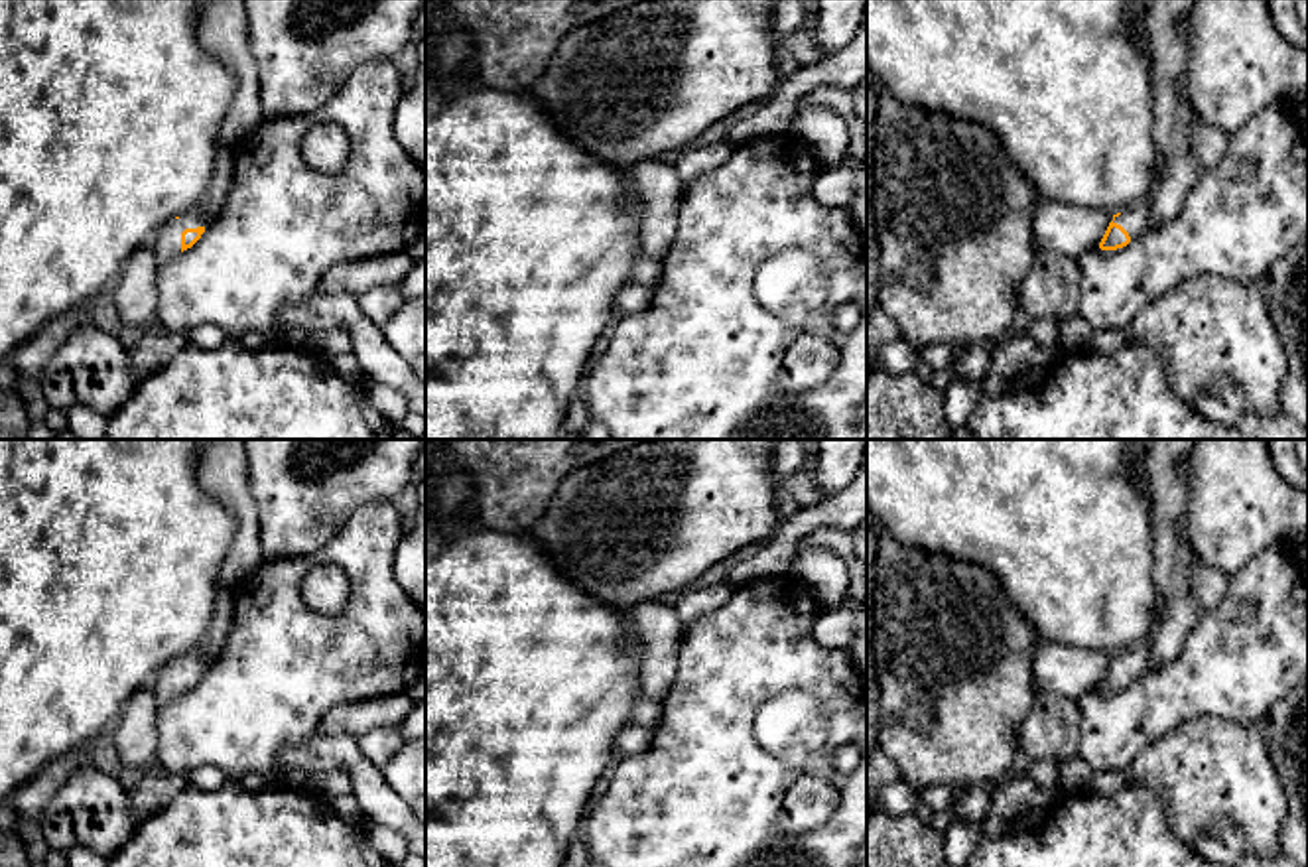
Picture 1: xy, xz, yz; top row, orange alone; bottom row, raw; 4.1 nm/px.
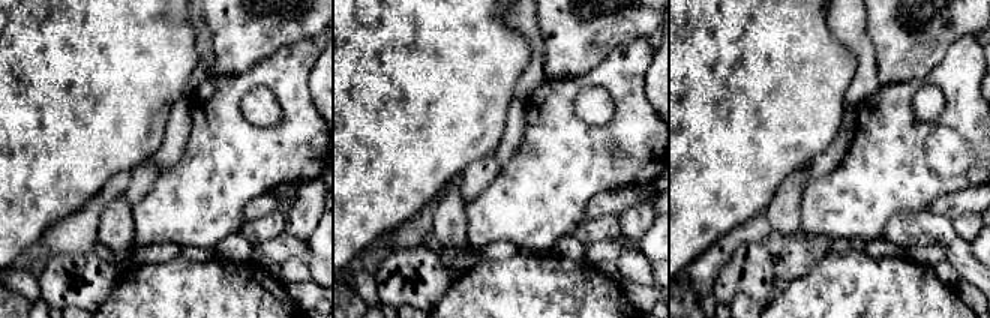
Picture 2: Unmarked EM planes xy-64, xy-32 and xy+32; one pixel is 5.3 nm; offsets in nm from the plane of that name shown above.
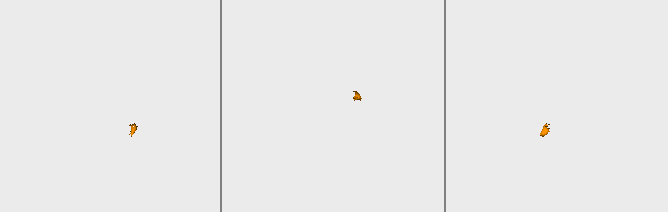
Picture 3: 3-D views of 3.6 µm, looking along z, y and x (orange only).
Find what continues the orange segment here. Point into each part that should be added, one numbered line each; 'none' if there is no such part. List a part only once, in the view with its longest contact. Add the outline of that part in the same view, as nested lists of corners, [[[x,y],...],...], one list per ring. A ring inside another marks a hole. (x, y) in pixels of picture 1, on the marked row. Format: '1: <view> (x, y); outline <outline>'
1: xy (168, 239); outline [[[203,203],[183,213],[179,219],[171,219],[154,234],[154,252],[158,266],[167,264],[181,254],[181,233],[185,229],[207,227]]]

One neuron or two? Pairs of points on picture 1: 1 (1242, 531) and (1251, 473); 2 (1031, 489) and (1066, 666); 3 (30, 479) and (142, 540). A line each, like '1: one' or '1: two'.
1: one
2: two
3: one

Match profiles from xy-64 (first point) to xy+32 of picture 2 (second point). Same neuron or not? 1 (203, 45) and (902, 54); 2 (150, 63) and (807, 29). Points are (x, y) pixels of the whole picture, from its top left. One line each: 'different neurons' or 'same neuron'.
1: different neurons
2: same neuron

